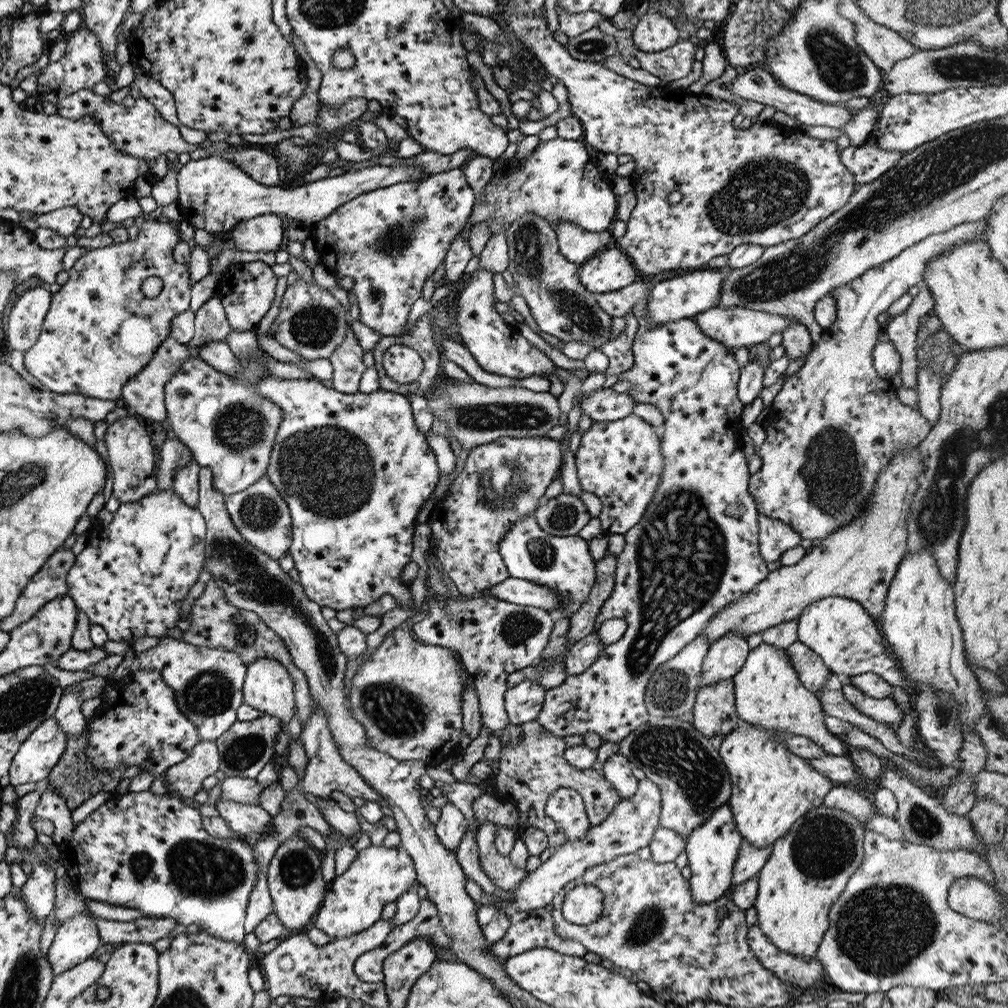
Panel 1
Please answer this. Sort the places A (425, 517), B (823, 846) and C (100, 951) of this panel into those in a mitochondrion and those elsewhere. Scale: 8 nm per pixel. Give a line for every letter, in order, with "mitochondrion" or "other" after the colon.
A: other
B: mitochondrion
C: other

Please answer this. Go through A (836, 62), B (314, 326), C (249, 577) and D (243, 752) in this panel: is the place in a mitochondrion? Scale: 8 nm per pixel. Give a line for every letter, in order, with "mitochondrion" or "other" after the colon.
A: mitochondrion
B: mitochondrion
C: mitochondrion
D: mitochondrion

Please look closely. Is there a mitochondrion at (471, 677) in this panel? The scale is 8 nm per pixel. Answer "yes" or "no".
no

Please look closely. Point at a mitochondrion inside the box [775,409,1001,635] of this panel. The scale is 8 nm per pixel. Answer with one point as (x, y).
(831, 471)

